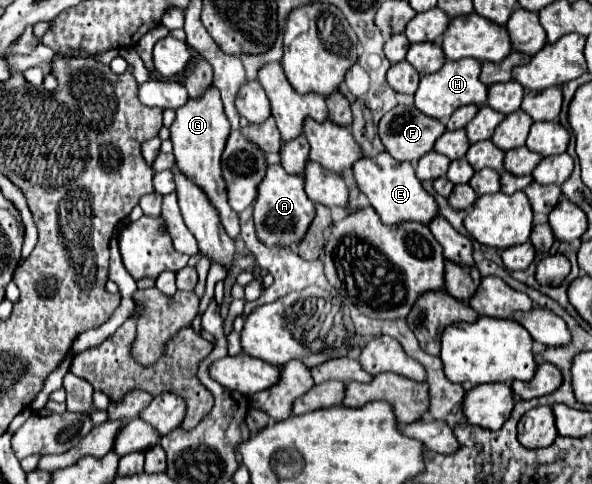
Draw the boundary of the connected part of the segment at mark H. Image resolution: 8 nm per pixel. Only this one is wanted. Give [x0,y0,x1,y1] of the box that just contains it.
[416,59,488,119]

